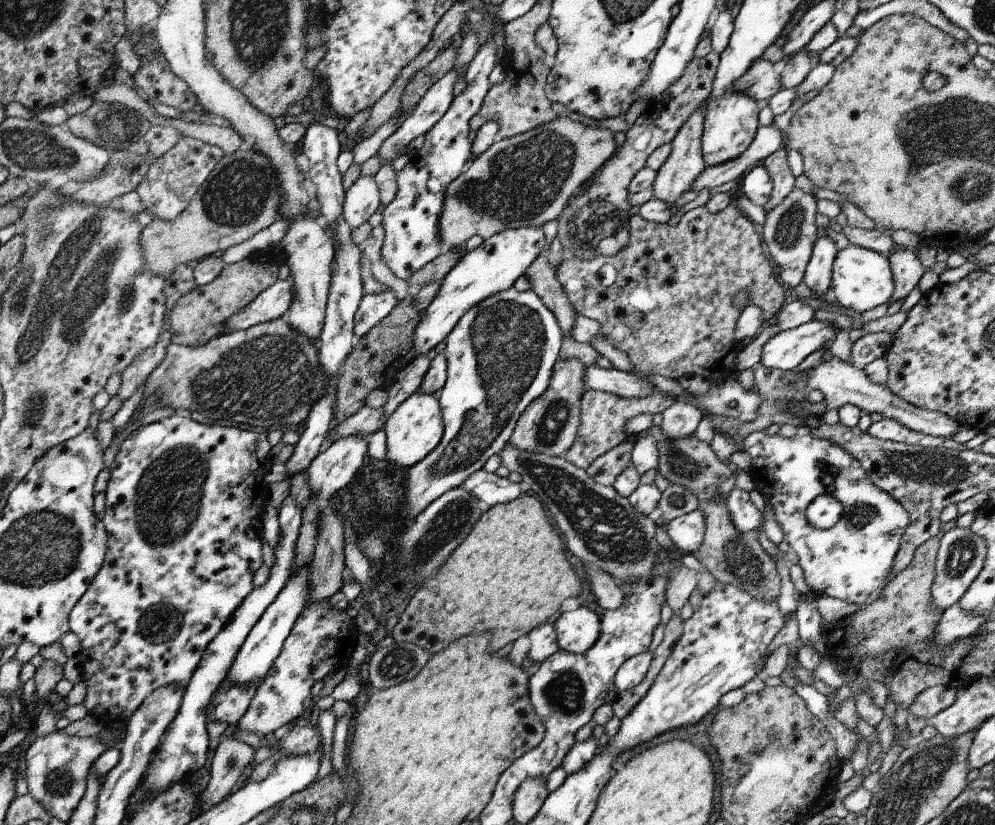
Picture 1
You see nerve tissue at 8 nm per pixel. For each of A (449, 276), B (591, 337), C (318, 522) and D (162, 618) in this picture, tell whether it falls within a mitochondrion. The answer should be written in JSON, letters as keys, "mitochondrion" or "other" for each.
{"A":"other","B":"other","C":"other","D":"other"}

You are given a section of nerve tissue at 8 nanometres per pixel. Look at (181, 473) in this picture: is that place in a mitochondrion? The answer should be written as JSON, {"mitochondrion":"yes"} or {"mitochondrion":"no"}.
{"mitochondrion":"yes"}

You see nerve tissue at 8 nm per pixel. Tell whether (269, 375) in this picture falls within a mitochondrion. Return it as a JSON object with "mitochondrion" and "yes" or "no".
{"mitochondrion":"yes"}

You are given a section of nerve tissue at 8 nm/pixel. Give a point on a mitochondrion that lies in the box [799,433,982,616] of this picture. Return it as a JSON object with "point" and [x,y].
{"point":[909,466]}

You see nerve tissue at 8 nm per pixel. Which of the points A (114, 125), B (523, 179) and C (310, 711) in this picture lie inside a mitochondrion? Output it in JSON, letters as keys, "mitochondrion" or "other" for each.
{"A":"mitochondrion","B":"mitochondrion","C":"other"}

